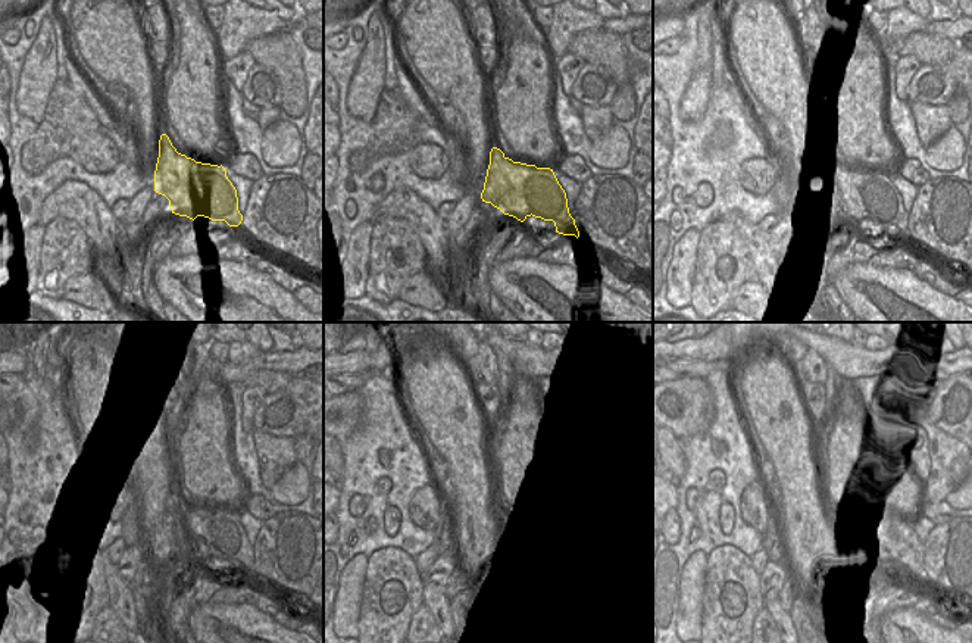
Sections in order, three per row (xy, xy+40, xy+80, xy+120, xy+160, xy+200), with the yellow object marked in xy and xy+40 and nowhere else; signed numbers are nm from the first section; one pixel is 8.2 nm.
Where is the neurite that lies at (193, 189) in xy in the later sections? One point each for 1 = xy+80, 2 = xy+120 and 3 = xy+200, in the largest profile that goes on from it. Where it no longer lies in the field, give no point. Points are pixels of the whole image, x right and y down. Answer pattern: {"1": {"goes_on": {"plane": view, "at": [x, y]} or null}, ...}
{"1": {"goes_on": {"plane": "xy+80", "at": [858, 194]}}, "2": {"goes_on": {"plane": "xy+120", "at": [218, 533]}}, "3": {"goes_on": {"plane": "xy+200", "at": [908, 552]}}}

